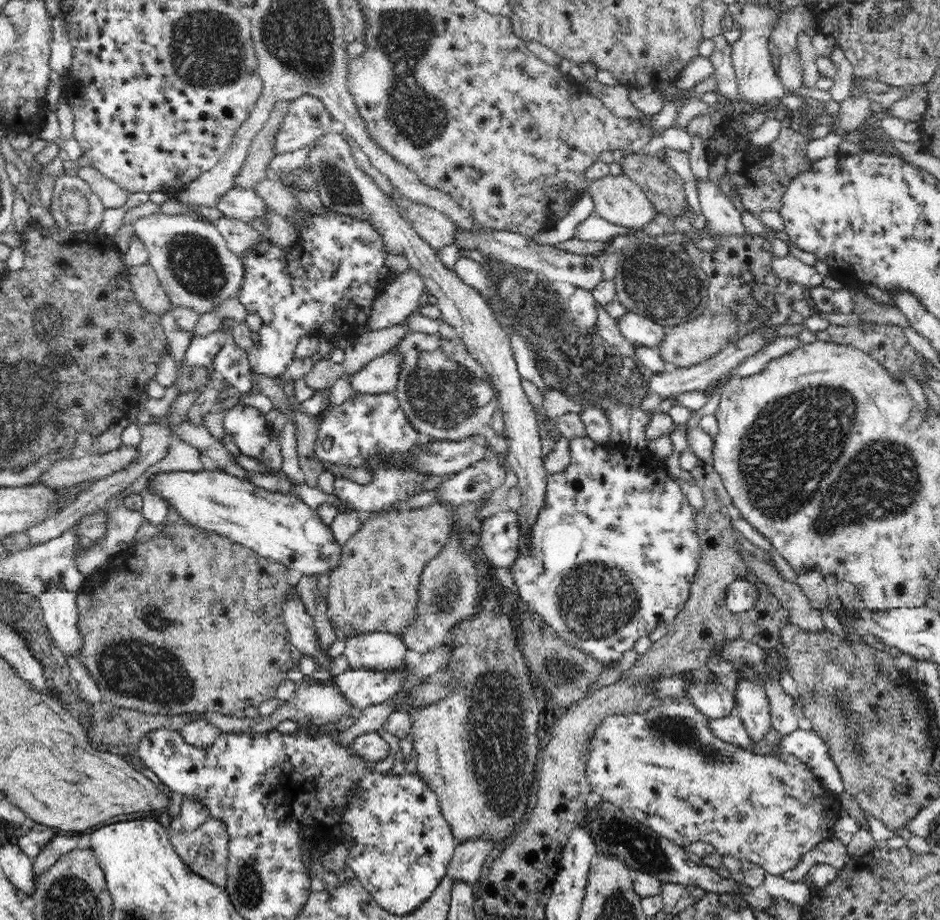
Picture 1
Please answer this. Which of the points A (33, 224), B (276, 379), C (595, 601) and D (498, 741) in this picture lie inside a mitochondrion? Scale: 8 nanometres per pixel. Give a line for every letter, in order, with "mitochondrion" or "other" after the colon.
A: other
B: other
C: mitochondrion
D: mitochondrion

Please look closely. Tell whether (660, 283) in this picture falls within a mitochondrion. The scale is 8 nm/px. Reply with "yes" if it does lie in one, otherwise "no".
yes

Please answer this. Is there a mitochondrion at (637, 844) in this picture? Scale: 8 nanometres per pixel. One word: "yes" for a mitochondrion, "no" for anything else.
yes

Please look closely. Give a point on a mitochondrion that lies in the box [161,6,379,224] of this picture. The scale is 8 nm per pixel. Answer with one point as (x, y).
(208, 50)

